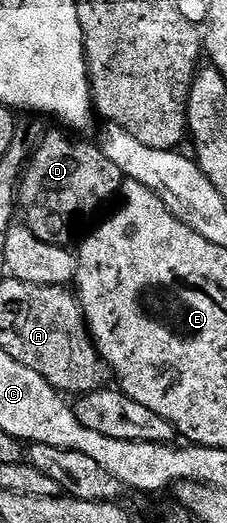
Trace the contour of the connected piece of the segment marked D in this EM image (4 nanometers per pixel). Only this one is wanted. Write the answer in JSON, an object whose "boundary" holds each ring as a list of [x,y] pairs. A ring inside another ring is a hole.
{"boundary":[[[46,131],[41,143],[34,149],[32,156],[20,176],[19,208],[25,211],[24,223],[39,238],[48,244],[68,245],[69,235],[73,232],[73,223],[89,216],[104,200],[109,200],[118,195],[123,183],[119,166],[107,158],[107,154],[97,144],[72,144],[64,131]]]}

